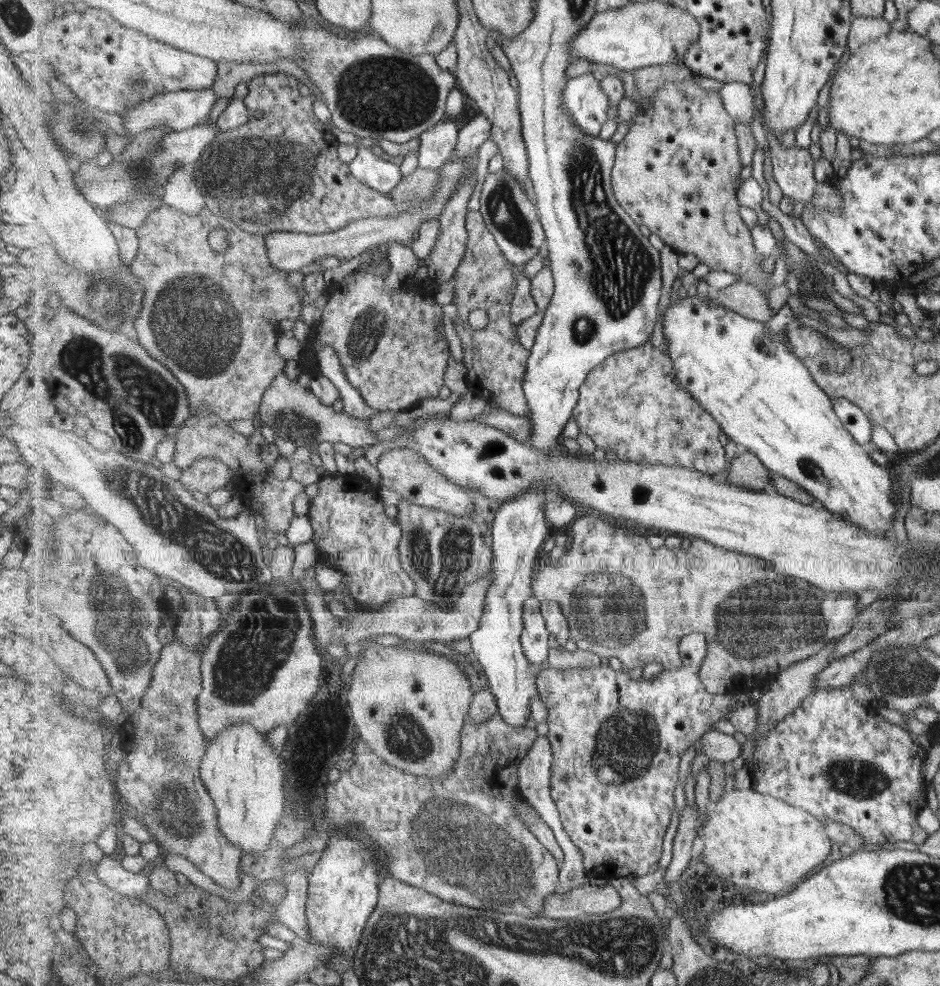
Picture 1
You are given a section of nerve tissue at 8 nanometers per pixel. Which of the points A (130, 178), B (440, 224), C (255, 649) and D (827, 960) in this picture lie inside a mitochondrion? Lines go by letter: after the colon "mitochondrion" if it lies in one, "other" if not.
A: mitochondrion
B: other
C: mitochondrion
D: other

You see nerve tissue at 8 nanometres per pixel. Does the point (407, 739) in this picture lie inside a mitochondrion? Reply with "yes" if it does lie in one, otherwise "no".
yes

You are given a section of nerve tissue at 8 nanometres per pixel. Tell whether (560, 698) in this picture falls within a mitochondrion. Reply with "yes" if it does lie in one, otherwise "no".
no

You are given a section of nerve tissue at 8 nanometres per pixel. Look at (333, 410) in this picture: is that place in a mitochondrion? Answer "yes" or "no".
no

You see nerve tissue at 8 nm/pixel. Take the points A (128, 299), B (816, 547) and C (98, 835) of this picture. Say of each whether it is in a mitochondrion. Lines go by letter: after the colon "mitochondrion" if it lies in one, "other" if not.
A: mitochondrion
B: other
C: other

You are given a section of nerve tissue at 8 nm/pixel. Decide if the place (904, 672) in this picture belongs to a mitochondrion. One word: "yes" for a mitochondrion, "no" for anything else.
yes

